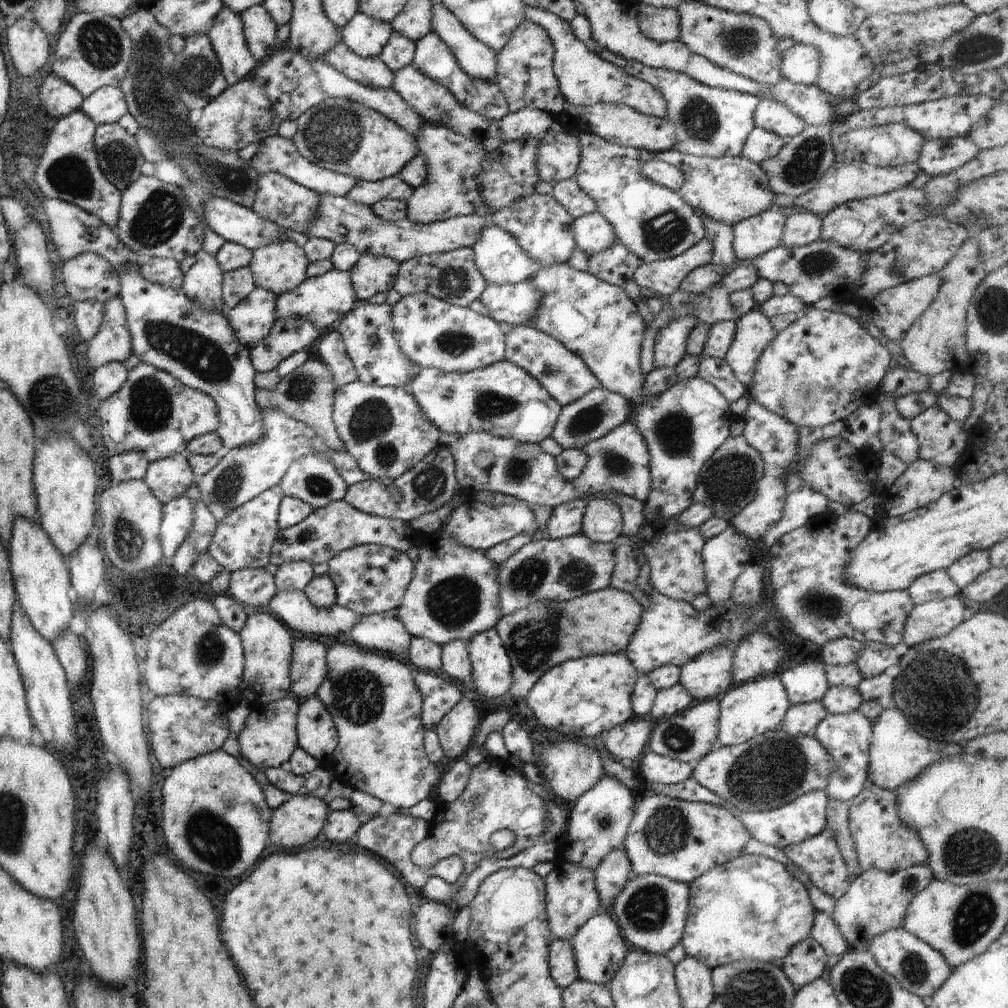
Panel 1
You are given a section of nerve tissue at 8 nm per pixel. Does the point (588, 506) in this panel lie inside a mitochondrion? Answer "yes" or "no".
no

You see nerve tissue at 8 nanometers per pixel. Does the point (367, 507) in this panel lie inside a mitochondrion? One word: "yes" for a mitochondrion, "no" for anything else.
no

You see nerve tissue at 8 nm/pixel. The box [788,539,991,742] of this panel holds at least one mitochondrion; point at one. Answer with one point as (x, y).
(936, 687)

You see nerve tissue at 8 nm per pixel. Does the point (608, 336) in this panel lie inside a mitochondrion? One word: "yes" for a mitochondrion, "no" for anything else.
no

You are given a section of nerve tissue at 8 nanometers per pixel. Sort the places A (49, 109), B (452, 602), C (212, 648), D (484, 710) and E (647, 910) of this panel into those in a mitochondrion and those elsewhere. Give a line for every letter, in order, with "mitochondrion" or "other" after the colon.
A: other
B: mitochondrion
C: mitochondrion
D: other
E: mitochondrion

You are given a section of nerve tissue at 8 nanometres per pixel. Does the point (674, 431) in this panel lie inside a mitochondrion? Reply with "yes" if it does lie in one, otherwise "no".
yes

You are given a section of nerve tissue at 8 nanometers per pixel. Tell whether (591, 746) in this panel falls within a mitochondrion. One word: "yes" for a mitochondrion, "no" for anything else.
no

